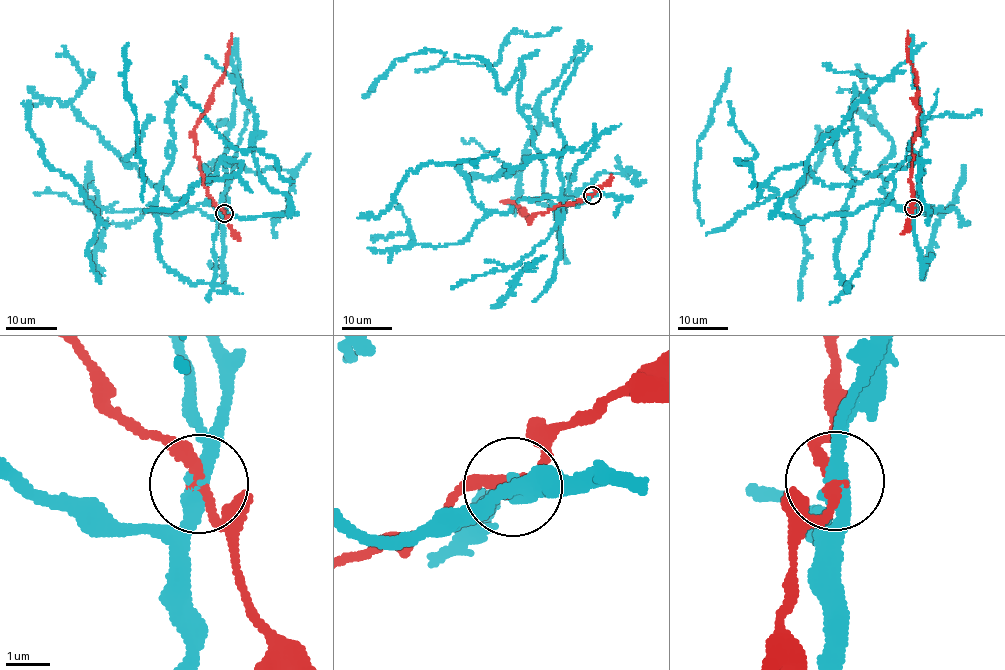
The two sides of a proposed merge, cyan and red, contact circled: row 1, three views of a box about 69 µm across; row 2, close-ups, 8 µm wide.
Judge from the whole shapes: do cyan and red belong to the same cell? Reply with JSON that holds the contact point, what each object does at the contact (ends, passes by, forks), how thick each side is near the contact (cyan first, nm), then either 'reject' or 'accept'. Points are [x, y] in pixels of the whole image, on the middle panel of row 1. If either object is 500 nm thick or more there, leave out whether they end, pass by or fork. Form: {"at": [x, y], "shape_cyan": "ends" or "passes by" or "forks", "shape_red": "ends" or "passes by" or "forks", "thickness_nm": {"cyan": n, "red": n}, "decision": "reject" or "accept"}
{"at": [592, 195], "shape_cyan": "passes by", "shape_red": "passes by", "thickness_nm": {"cyan": 380, "red": 240}, "decision": "reject"}

